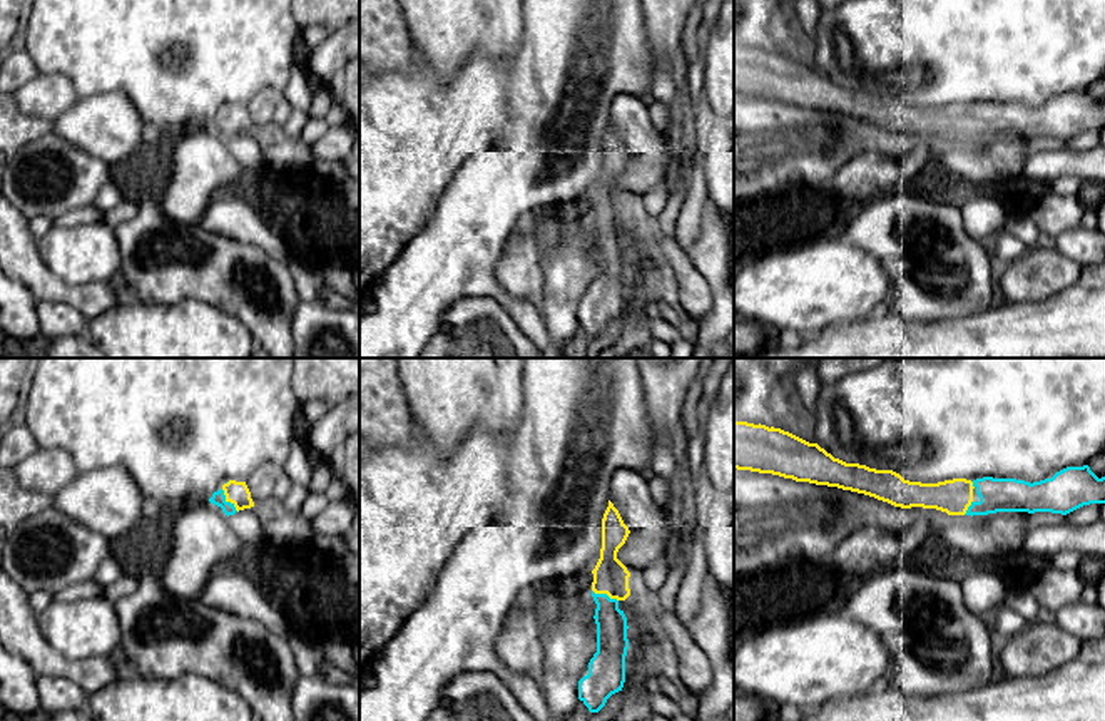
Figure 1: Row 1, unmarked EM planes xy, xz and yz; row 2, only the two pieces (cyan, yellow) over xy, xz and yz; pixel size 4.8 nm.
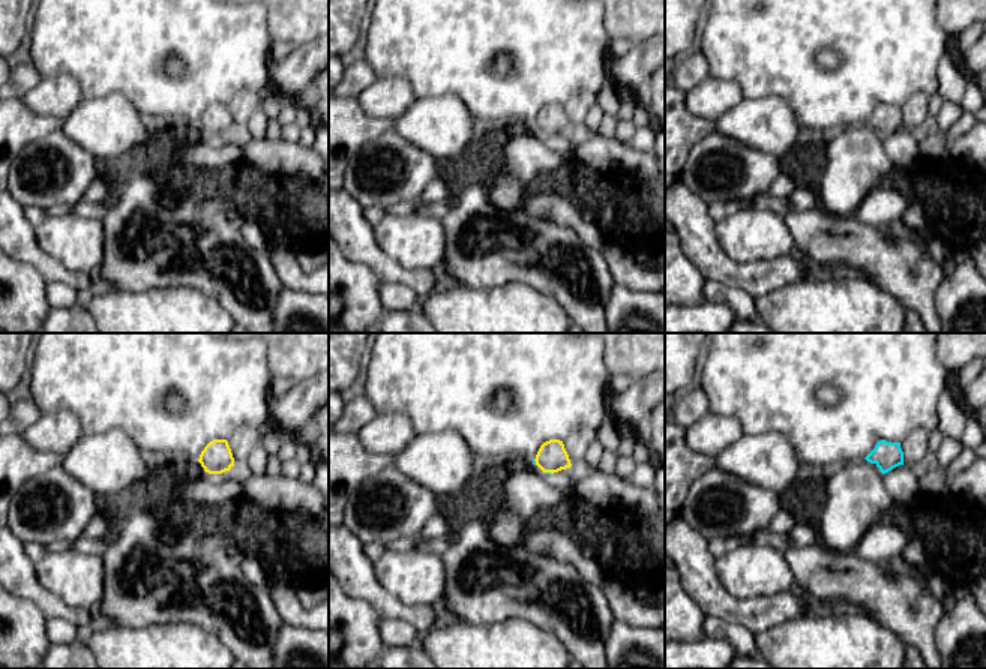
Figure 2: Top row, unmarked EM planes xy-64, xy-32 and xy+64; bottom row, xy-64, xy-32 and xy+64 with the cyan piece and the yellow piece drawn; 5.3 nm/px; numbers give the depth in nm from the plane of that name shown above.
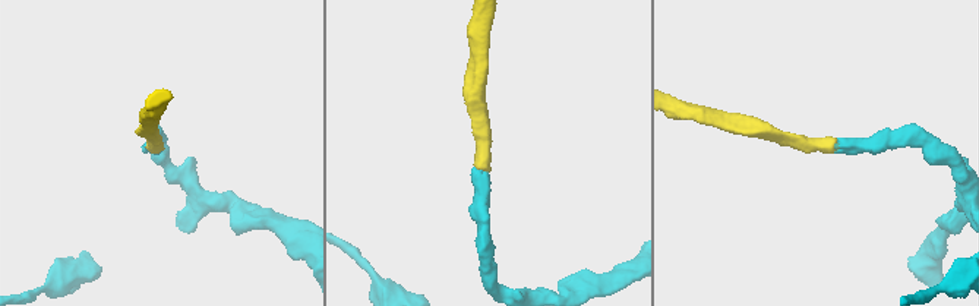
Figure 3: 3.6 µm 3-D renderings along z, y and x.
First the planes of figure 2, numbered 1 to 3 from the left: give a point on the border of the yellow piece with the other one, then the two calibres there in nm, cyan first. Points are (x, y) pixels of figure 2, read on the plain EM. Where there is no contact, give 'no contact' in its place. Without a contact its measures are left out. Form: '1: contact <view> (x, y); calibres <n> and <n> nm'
1: no contact
2: contact xy-32 (535, 126); calibres 20 and 160 nm
3: no contact

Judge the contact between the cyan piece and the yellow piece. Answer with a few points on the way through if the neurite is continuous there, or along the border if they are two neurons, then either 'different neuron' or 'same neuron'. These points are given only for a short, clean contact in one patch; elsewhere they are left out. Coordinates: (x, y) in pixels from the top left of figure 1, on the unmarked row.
across xy (218, 122), (228, 127), (236, 117) | same neuron

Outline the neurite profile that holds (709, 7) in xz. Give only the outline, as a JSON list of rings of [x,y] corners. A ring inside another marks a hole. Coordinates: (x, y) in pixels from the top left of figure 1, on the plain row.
[[[702,0],[700,37],[715,25],[722,2],[724,0]]]

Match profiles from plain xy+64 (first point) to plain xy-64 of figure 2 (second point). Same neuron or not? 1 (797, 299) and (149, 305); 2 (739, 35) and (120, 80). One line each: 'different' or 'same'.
1: same
2: same

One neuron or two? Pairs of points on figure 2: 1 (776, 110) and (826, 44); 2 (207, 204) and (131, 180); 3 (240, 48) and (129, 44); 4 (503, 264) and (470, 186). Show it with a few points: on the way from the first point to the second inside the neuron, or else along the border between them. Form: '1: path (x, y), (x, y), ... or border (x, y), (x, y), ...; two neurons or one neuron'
1: border (746, 99), (779, 96), (800, 126); two neurons
2: path (188, 212), (162, 212), (150, 200); one neuron
3: path (213, 48), (179, 48), (168, 44), (156, 44); one neuron
4: path (485, 245), (473, 227), (473, 206); one neuron

